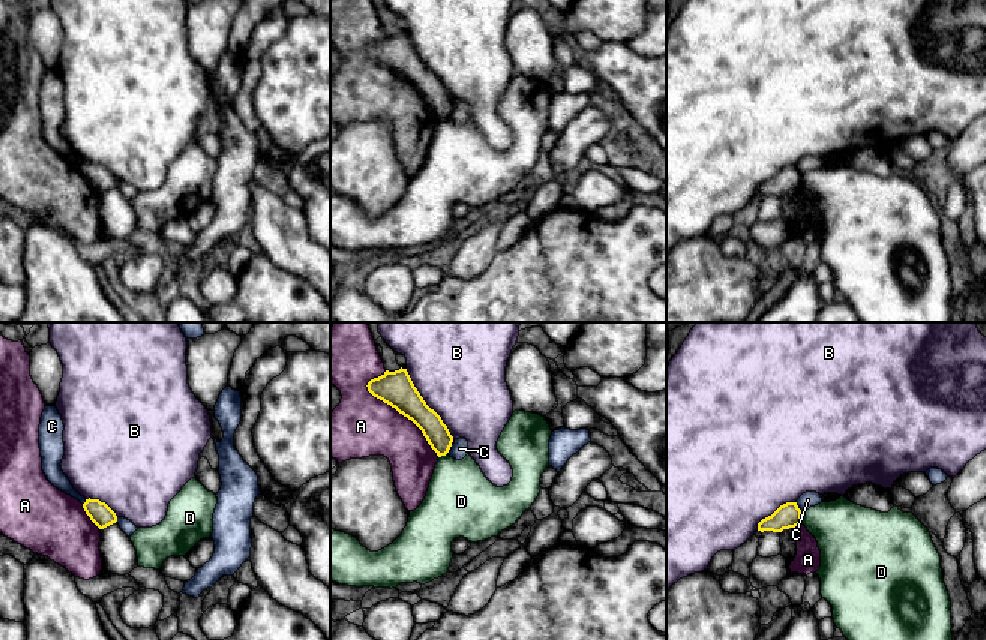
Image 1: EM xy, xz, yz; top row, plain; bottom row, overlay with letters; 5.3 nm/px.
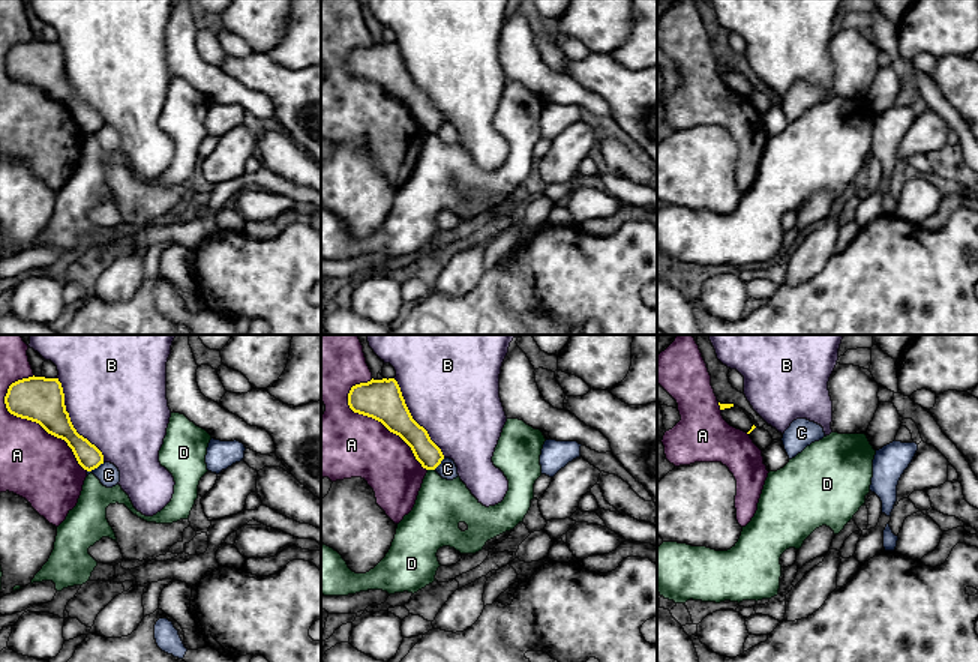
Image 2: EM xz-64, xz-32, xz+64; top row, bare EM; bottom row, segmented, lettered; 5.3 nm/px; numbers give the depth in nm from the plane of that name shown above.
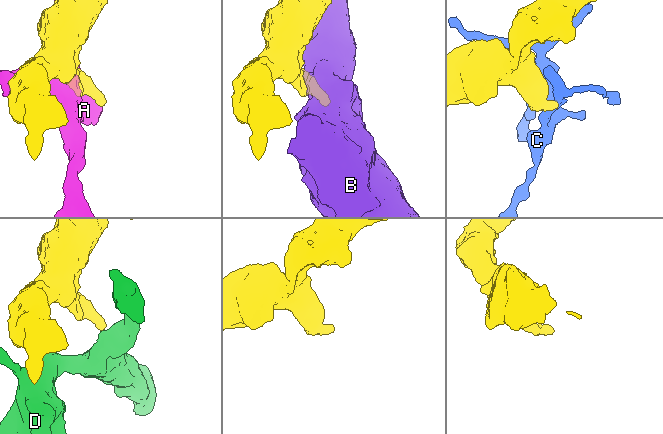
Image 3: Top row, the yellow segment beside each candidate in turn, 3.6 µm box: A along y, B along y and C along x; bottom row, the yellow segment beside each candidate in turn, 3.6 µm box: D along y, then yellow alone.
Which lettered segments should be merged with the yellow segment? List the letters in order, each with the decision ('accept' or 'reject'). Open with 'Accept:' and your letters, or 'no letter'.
Accept: no letter
A: reject
B: reject
C: reject
D: reject

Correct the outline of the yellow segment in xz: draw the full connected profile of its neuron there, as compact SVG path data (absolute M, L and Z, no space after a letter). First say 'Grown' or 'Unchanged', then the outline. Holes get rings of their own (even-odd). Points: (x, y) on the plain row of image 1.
Unchanged. M407 33L386 34L381 40L371 43L366 51L374 61L411 84L438 121L449 117L453 100L441 81L426 69Z

